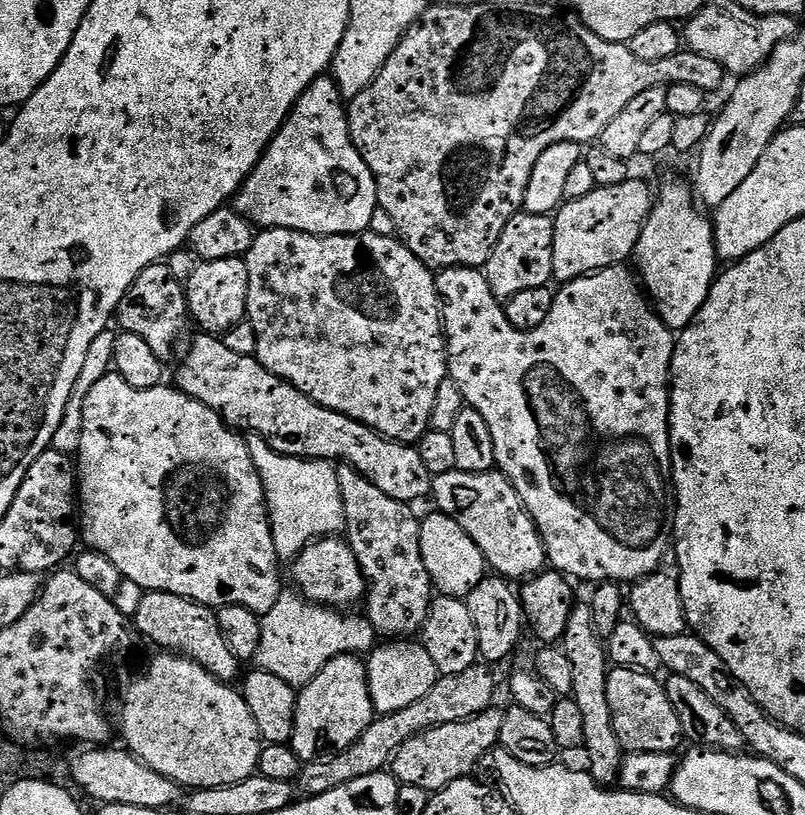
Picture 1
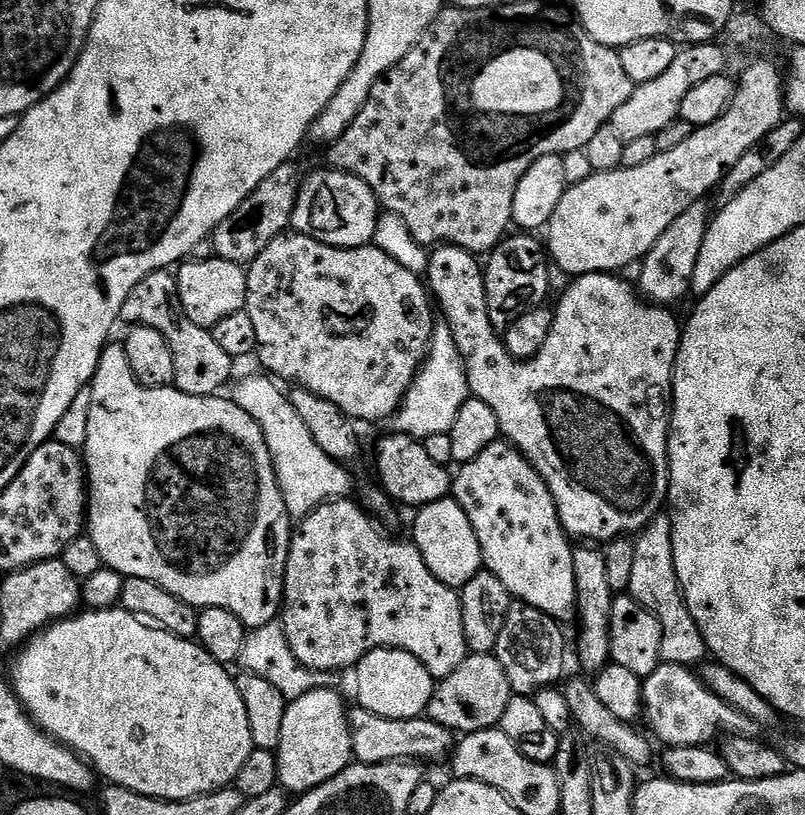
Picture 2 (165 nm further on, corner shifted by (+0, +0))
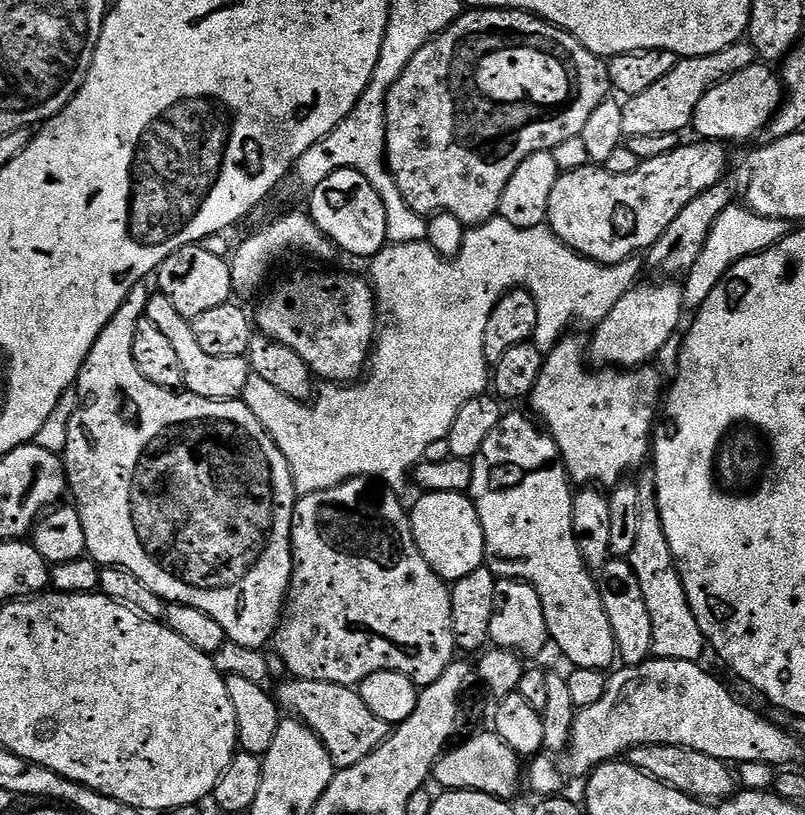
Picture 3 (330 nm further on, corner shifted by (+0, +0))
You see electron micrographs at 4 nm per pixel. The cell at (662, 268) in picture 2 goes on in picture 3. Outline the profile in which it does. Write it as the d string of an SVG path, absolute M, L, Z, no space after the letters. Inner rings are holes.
M668 278L656 283L660 284L637 283L626 294L622 294L622 298L614 302L614 310L610 310L610 314L595 325L592 344L590 340L590 360L593 365L617 370L647 365L655 361L670 334L680 330L679 320L686 311L683 287Z

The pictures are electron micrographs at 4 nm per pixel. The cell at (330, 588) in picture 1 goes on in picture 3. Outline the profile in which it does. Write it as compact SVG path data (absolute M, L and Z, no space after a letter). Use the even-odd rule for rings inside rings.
M355 476L344 484L330 490L318 490L309 496L300 496L296 501L296 515L292 518L292 581L288 583L288 596L284 600L284 611L280 613L280 625L276 627L274 637L275 655L279 656L285 669L293 677L301 680L334 682L359 686L370 674L382 670L394 670L406 674L417 686L427 686L439 680L448 665L457 655L456 639L452 629L452 594L449 585L422 558L412 533L412 518L409 509L404 508L401 497L393 492L387 484L375 479Z

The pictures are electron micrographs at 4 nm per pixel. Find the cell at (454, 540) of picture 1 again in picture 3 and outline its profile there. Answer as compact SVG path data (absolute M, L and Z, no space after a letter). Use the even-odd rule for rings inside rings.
M424 492L416 505L411 505L412 533L414 542L426 558L426 562L445 582L455 582L466 578L466 574L474 574L485 563L484 535L478 518L478 510L471 499L463 492Z

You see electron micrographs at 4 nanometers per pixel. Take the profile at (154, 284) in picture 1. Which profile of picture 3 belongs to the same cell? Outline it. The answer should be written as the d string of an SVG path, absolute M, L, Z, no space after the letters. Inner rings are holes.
M149 295L144 319L154 322L154 326L158 326L158 331L172 343L173 349L180 359L184 388L187 391L192 392L195 396L211 400L238 400L243 397L250 375L247 356L214 358L214 354L206 354L206 350L202 350L202 346L198 343L198 338L194 338L192 321L182 318L182 314L178 314L178 309L171 304L170 298L165 296Z

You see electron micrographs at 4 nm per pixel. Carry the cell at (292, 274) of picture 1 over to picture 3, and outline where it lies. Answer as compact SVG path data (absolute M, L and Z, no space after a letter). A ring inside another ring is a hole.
M296 272L289 280L280 280L270 288L263 293L265 296L260 309L254 312L254 324L259 335L269 336L282 346L290 346L290 350L306 362L313 377L320 379L321 376L324 382L344 386L365 371L378 335L376 294L365 277L363 280L352 272Z

